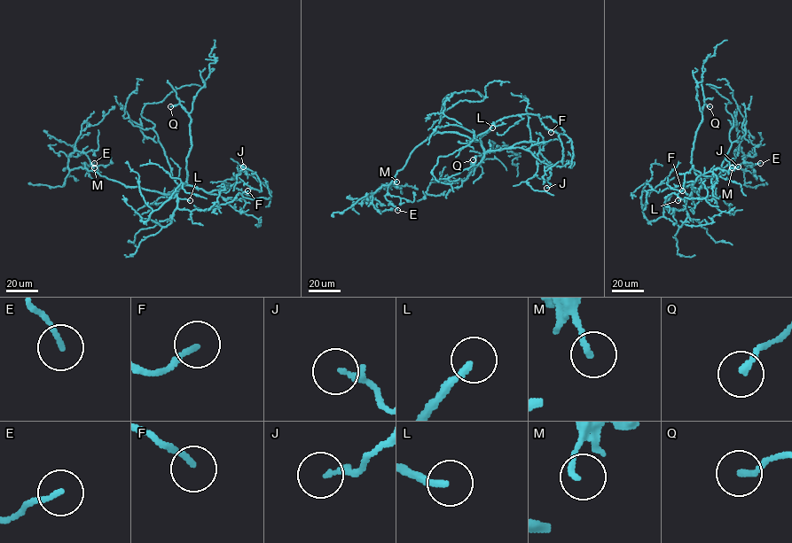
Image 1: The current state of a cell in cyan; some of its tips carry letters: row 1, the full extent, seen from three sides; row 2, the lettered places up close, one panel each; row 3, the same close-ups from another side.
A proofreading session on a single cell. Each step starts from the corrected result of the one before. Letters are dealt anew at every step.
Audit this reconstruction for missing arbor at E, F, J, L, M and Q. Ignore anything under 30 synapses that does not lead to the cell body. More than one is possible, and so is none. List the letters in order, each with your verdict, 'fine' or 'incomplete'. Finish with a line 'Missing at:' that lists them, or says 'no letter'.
E: fine
F: fine
J: fine
L: incomplete
M: fine
Q: fine
Missing at: L

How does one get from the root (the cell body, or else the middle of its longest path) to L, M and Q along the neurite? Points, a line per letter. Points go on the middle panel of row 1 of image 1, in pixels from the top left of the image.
L: (467, 136), (478, 141), (492, 127)
M: (467, 136), (452, 132), (433, 133), (412, 151), (391, 182), (379, 188), (371, 197), (382, 184), (396, 182)
Q: (467, 136), (479, 141), (485, 151), (490, 150), (489, 141), (494, 143), (493, 151), (486, 151), (473, 159)

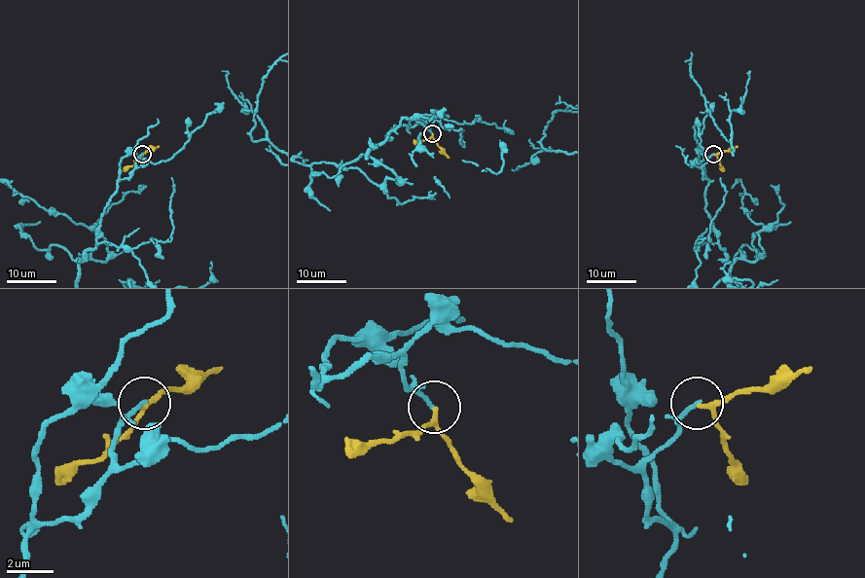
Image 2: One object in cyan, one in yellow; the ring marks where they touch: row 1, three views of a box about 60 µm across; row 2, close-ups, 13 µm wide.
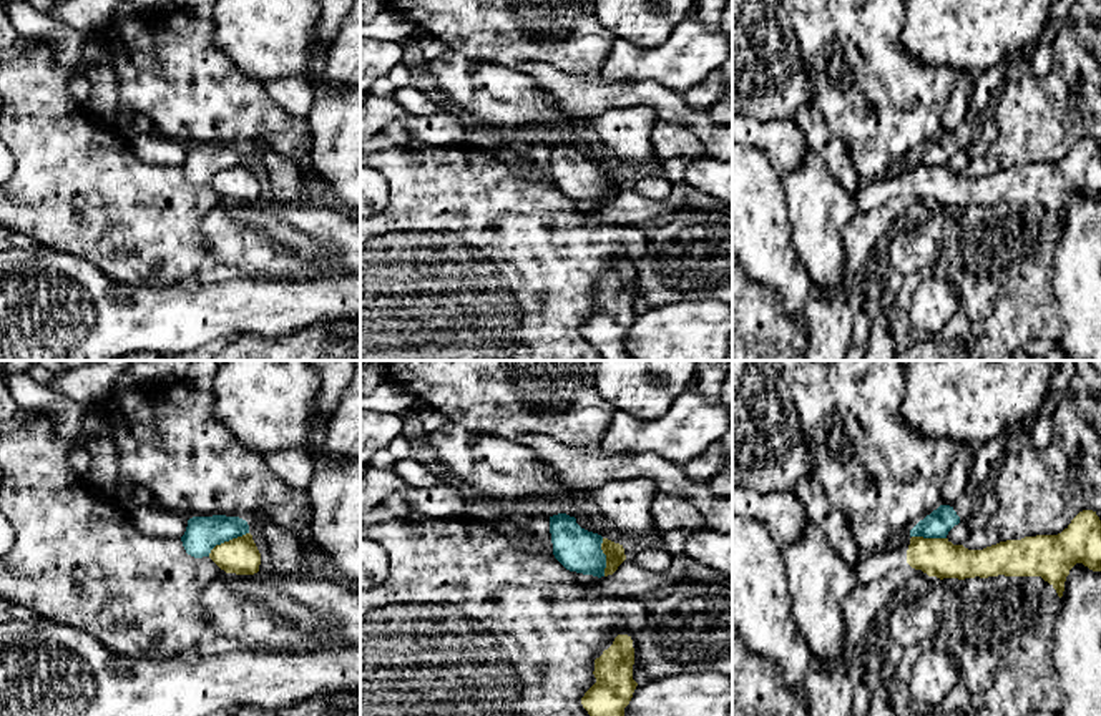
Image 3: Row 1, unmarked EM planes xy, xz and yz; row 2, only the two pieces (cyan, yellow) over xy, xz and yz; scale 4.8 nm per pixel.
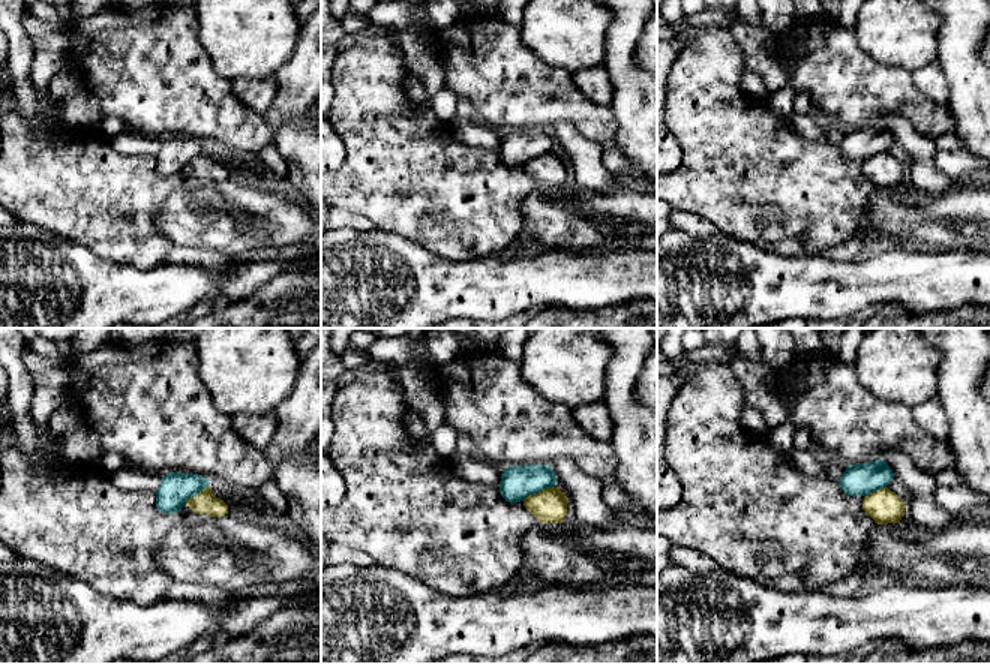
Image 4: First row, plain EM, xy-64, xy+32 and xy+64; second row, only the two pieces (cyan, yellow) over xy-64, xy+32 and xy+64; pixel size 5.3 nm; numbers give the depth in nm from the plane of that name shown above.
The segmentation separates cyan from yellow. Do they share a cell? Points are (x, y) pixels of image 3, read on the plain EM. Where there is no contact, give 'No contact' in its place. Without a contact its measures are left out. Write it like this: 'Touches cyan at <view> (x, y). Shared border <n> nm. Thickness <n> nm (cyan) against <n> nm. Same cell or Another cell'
Touches cyan at xy (226, 168). Shared border 240 nm. Thickness 170 nm (cyan) against 180 nm. Another cell

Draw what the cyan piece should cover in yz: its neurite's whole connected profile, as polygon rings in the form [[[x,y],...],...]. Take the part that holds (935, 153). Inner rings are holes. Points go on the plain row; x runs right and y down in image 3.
[[[1013,51],[1000,65],[971,76],[970,98],[963,121],[950,133],[940,133],[912,158],[910,164],[947,166],[960,150],[968,150],[978,135],[981,116],[993,106],[1000,88],[1015,70],[1025,66],[1026,53]]]

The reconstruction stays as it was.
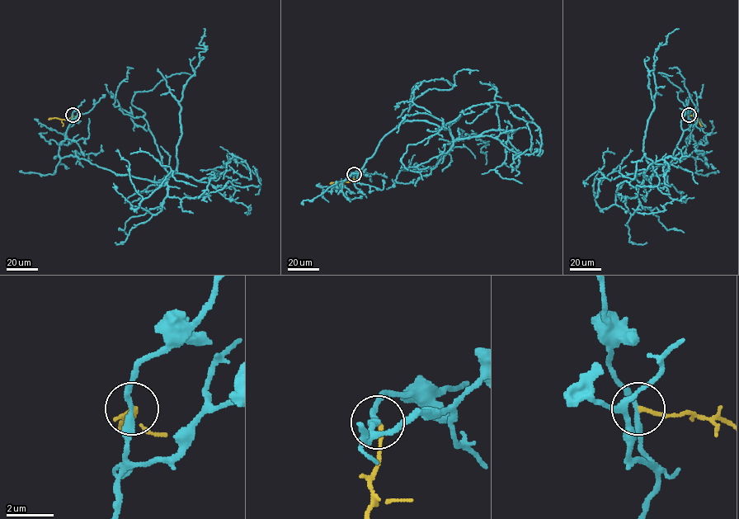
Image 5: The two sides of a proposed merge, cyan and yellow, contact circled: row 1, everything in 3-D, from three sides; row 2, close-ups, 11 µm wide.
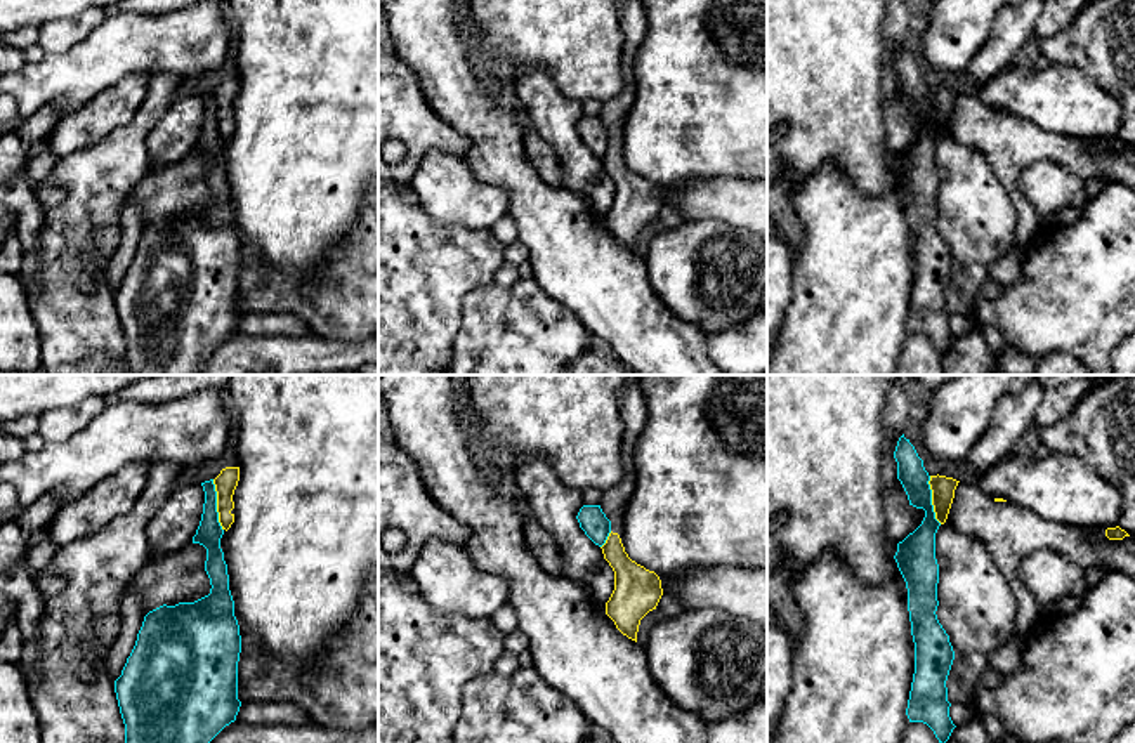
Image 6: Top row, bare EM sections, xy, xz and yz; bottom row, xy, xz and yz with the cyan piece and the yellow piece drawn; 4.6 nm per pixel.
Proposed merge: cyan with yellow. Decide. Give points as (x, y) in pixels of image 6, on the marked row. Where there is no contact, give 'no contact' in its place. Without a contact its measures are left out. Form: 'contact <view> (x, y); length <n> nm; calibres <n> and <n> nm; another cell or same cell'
contact xy (216, 506); length 240 nm; calibres 120 and 100 nm; another cell

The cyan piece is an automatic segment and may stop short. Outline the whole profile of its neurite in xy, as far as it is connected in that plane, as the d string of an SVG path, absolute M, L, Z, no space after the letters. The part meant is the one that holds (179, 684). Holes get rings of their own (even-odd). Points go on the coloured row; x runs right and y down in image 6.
M213 479L201 486L205 503L193 543L207 549L205 571L212 588L194 602L163 604L144 616L135 646L115 681L125 743L210 743L236 720L241 707L238 700L241 635L220 549L224 529L219 523Z

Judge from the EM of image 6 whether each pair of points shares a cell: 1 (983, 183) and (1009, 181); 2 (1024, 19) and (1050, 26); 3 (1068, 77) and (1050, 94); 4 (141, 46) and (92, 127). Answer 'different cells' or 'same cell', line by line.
1: different cells
2: different cells
3: same cell
4: different cells

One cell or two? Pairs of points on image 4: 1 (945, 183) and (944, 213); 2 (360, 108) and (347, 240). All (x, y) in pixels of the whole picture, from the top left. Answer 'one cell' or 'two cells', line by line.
1: two cells
2: two cells

